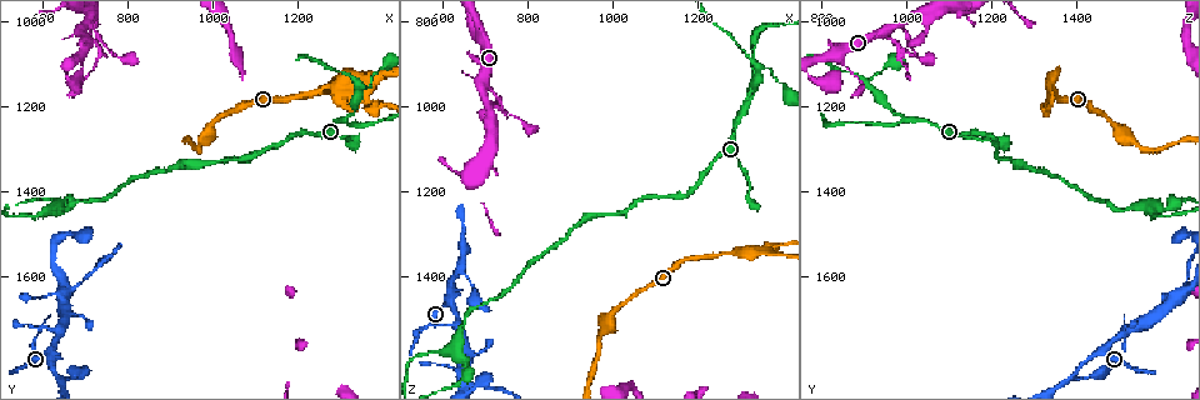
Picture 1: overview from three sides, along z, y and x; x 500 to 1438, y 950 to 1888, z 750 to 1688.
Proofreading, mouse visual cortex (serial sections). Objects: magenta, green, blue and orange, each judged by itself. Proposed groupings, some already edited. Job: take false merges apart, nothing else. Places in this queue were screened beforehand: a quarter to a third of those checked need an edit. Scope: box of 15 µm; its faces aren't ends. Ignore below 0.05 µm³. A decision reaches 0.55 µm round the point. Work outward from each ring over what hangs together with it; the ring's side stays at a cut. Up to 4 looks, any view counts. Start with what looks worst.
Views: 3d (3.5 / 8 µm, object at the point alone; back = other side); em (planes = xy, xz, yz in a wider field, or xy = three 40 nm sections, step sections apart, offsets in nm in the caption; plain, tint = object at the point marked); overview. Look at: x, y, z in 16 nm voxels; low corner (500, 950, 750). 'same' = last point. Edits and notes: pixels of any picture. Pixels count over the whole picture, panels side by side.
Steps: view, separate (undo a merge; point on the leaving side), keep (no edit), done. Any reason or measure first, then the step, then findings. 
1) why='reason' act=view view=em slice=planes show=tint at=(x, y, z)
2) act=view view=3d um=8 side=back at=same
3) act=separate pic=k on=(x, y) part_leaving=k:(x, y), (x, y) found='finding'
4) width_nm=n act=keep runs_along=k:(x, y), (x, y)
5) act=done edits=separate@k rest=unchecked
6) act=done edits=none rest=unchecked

why='side arm on a straight run' act=view view=3d um=8 at=(1310, 1230, 1005)

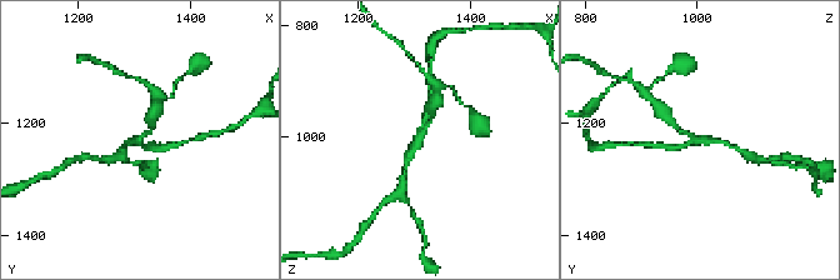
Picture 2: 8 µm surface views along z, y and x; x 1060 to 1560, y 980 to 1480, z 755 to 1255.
arms=3 arm_widths_nm=150,200,200 why='shape alone is not enough' act=view view=em slice=xy step=1 show=tint at=(1310, 1230, 1000)

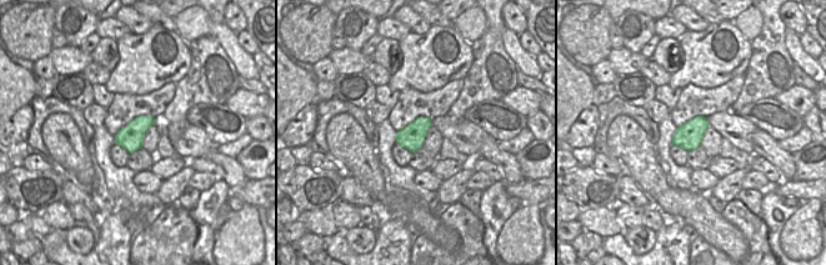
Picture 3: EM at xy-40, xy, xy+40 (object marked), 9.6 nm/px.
act=keep runs_along=2:(405, 168), (433, 111) found='one cell here'

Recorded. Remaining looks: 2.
why='abrupt turn' act=view view=3d um=3.5 at=(1345, 1155, 910)

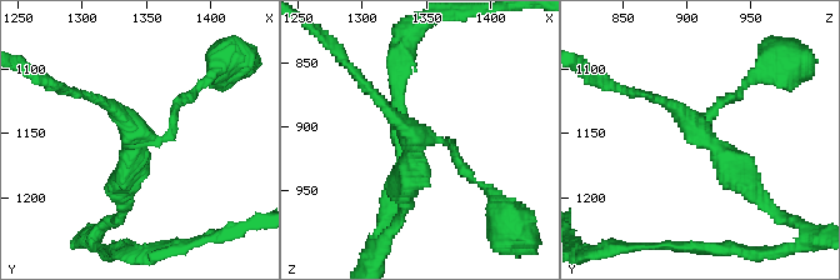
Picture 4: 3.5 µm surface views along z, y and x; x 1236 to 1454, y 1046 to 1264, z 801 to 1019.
act=view view=em slice=xy step=3 show=tint at=(1342, 1152, 912)

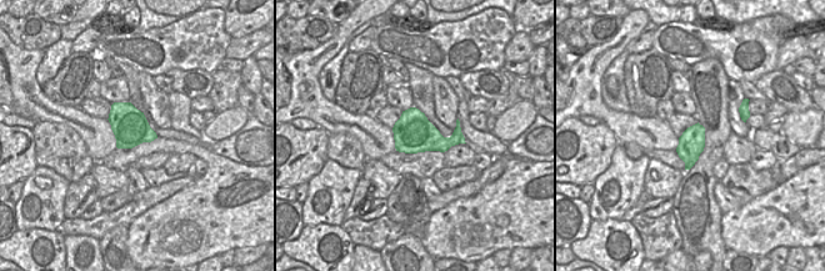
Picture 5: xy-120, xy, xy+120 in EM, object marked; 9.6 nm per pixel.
arms=3 act=keep runs_along=4:(124, 198), (185, 98) found='one cell here'

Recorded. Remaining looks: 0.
act=done edits=none rest=unchecked

